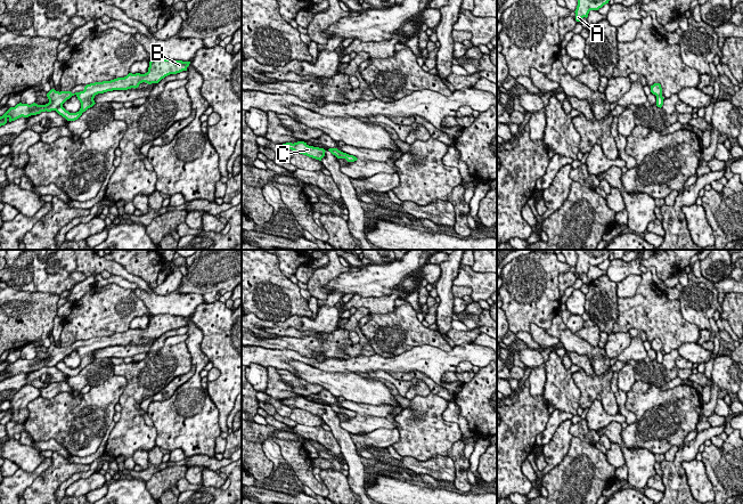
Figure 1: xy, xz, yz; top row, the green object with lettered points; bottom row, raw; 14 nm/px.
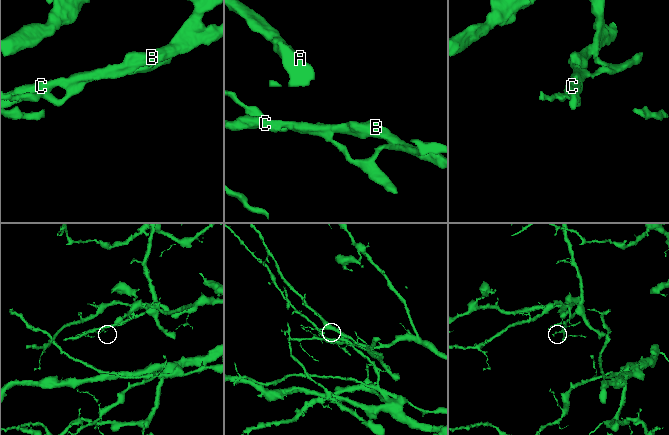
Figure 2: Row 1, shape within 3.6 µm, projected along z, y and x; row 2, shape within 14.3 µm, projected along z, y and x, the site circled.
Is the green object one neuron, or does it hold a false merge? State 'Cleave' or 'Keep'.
Cleave

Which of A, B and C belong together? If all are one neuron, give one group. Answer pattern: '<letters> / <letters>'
A / B C

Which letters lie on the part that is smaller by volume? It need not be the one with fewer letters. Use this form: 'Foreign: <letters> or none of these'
Foreign: B, C

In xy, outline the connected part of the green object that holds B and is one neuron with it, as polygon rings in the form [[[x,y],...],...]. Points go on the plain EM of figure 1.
[[[152,315],[149,317],[148,327],[145,330],[129,328],[124,333],[117,333],[111,336],[95,338],[87,340],[83,347],[72,349],[71,347],[56,347],[51,344],[47,352],[49,358],[46,360],[38,360],[35,358],[17,359],[15,363],[10,363],[2,372],[0,372],[0,382],[5,381],[8,376],[15,376],[19,373],[28,373],[31,371],[40,369],[41,367],[51,367],[70,355],[72,351],[76,351],[81,358],[82,369],[89,364],[91,355],[98,350],[113,346],[128,346],[131,343],[138,343],[140,339],[146,338],[148,340],[158,339],[162,334],[170,330],[177,330],[182,326],[187,326],[190,317],[171,316],[171,315]]]

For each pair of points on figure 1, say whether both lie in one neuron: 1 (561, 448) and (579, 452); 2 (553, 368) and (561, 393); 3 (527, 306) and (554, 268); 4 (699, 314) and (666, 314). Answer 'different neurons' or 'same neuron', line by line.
1: different neurons
2: same neuron
3: same neuron
4: different neurons

